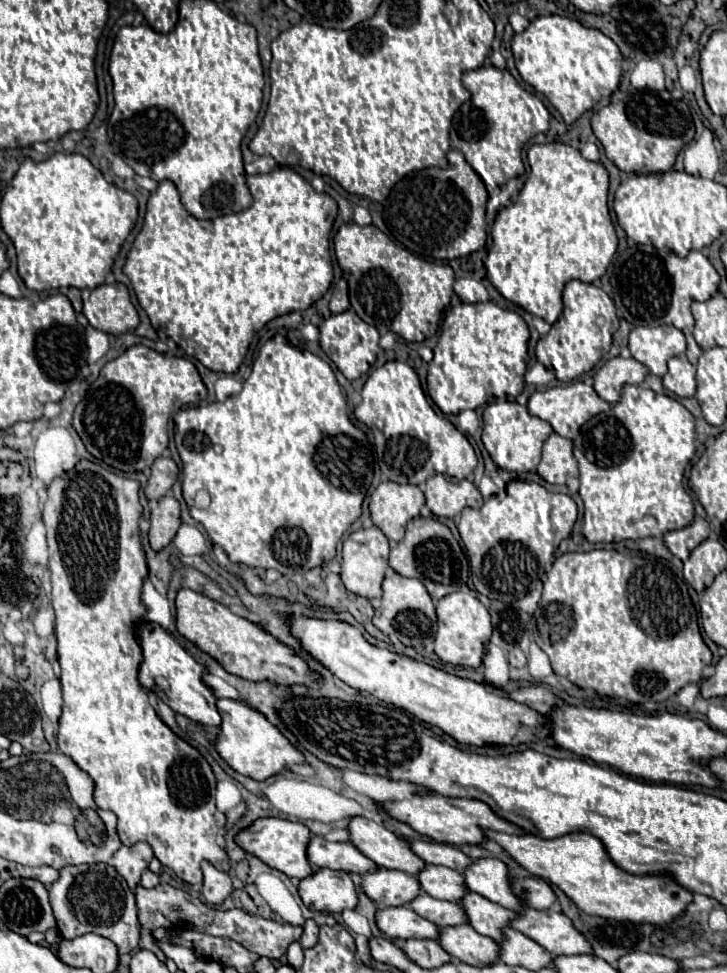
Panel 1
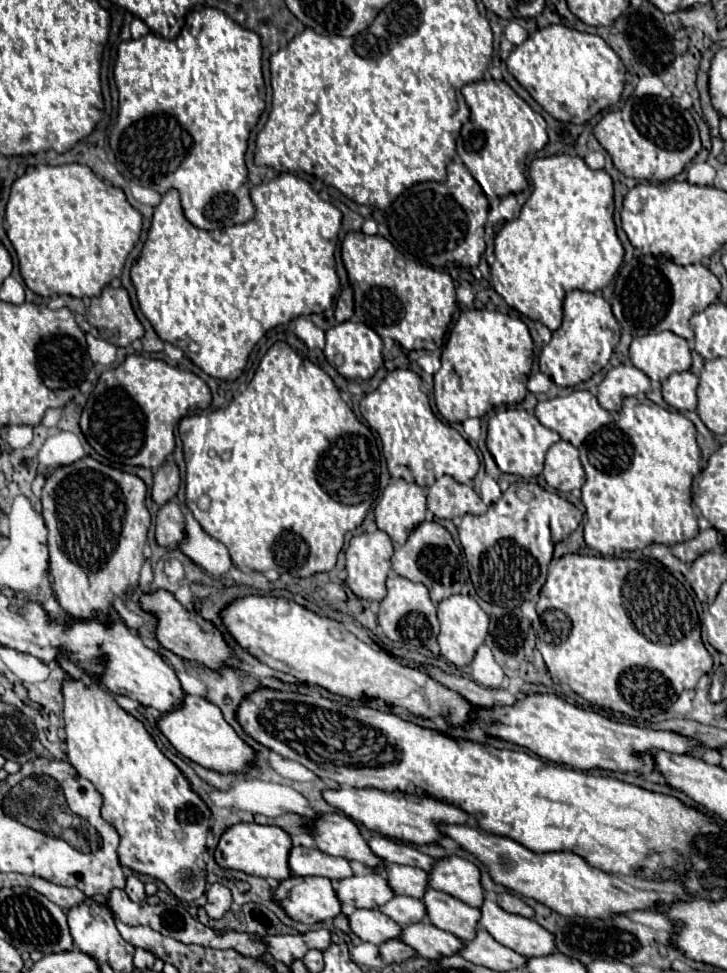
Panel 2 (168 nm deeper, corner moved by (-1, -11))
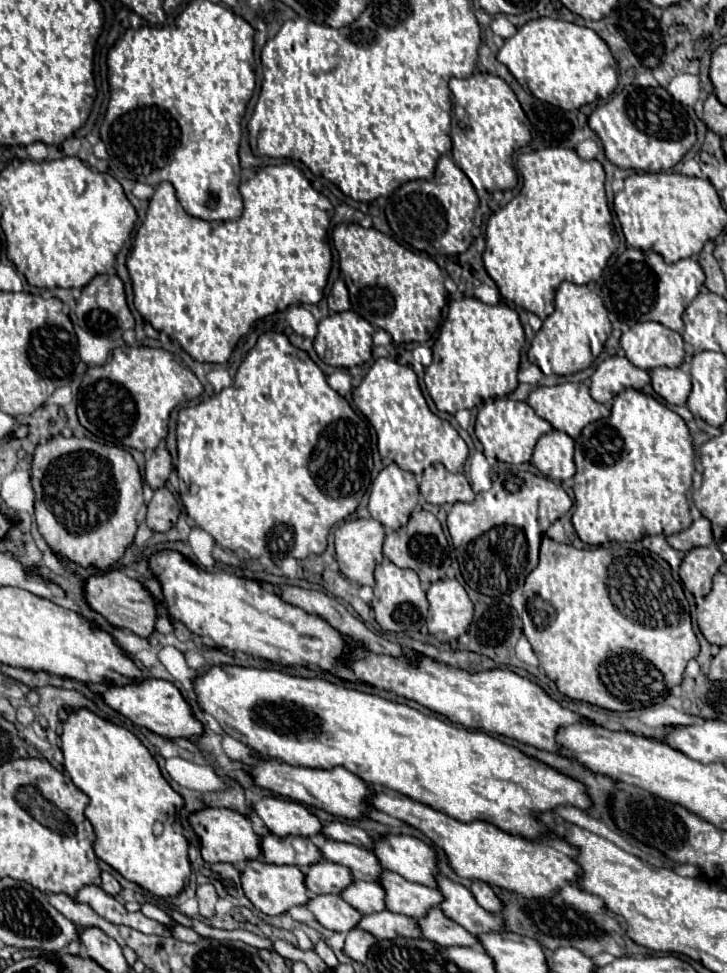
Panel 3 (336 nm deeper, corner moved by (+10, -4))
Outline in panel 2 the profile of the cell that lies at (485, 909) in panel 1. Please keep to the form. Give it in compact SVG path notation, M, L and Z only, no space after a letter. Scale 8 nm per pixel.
M431 888L425 890L423 904L427 920L445 932L451 932L459 940L469 940L477 930L477 908L469 908L467 904L461 904L461 900L445 896L445 892Z

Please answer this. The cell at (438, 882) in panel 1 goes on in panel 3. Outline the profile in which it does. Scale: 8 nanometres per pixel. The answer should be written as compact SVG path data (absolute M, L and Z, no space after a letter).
M324 841L320 851L328 861L352 869L354 879L378 883L378 873L382 873L382 865L378 865L378 857L374 857L374 853L370 853L368 849L340 841Z

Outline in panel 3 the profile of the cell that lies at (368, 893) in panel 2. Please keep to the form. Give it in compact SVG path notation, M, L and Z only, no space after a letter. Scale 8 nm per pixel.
M326 859L310 865L306 875L306 887L310 895L340 895L350 881L354 881L354 877L350 877L350 869L344 865L334 865Z

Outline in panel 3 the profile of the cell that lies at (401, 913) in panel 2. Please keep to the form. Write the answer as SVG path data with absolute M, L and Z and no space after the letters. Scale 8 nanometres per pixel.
M354 881L354 885L342 891L342 899L364 915L386 911L386 893L382 893L382 885L378 883Z

